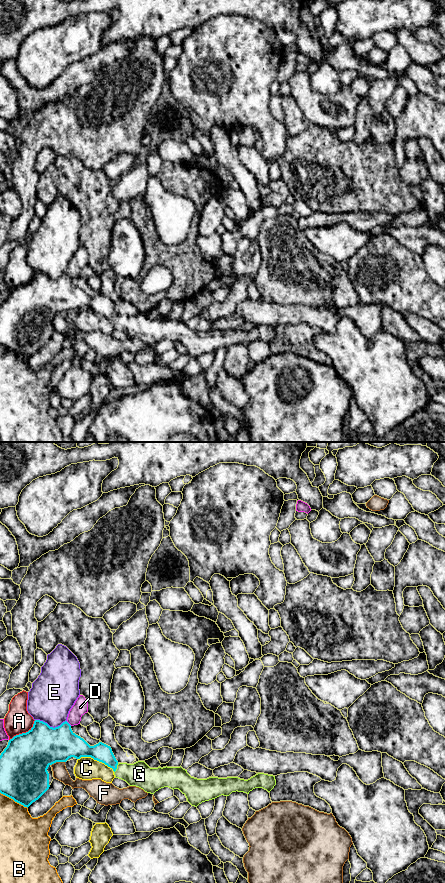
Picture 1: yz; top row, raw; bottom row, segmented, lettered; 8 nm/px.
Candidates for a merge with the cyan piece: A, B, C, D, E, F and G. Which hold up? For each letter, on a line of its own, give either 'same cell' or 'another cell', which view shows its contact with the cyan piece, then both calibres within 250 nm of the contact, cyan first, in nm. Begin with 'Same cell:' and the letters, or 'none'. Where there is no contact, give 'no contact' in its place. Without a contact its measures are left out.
Same cell: G
A: another cell | yz | 380/200 nm
B: another cell | yz | 380/300 nm
C: another cell | yz | 200/190 nm
D: another cell | yz | 300/120 nm
E: another cell | yz | 320/360 nm
F: another cell | yz | 380/120 nm
G: same cell | yz | 150/200 nm

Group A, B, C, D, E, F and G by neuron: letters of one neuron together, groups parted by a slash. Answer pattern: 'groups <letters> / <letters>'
groups A / B / C / D / E / F / G

